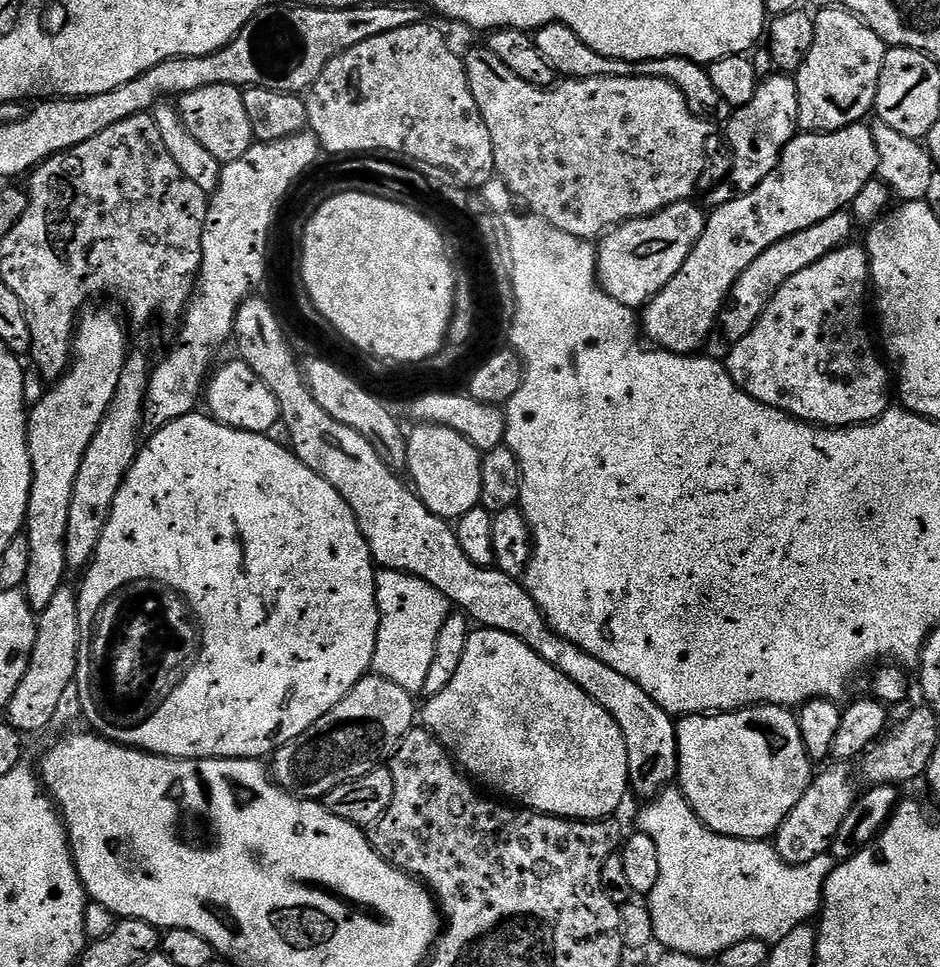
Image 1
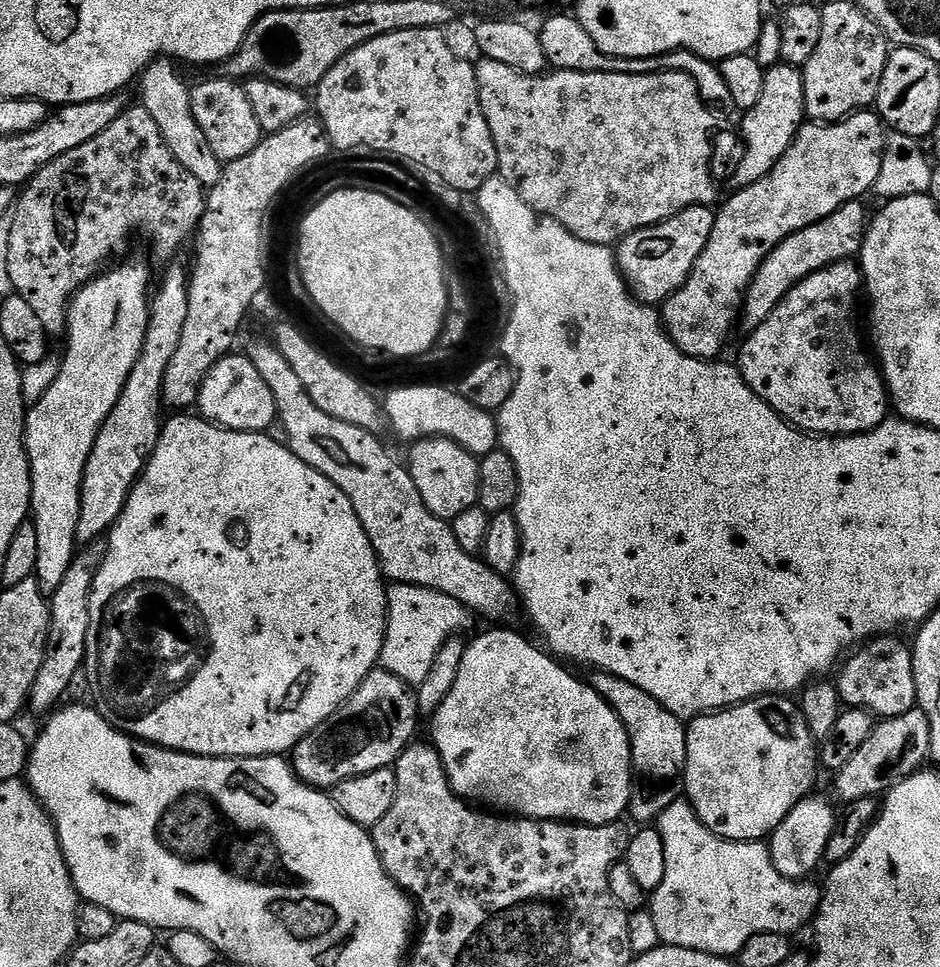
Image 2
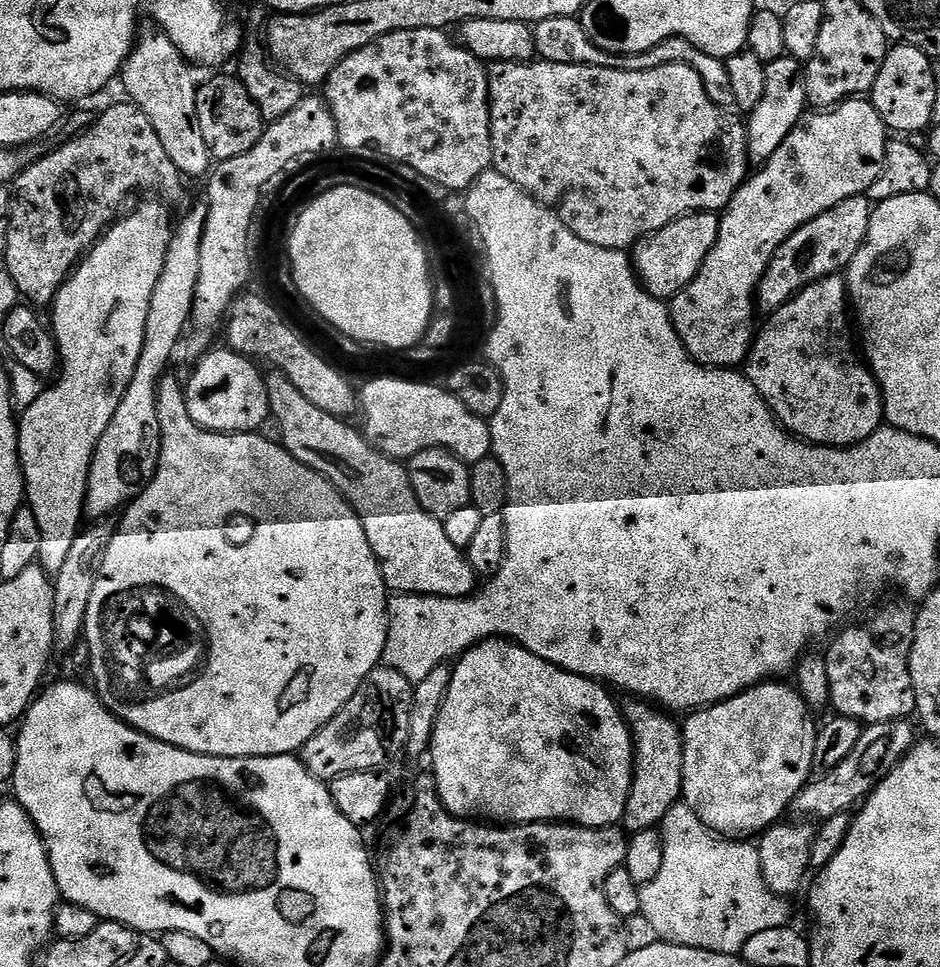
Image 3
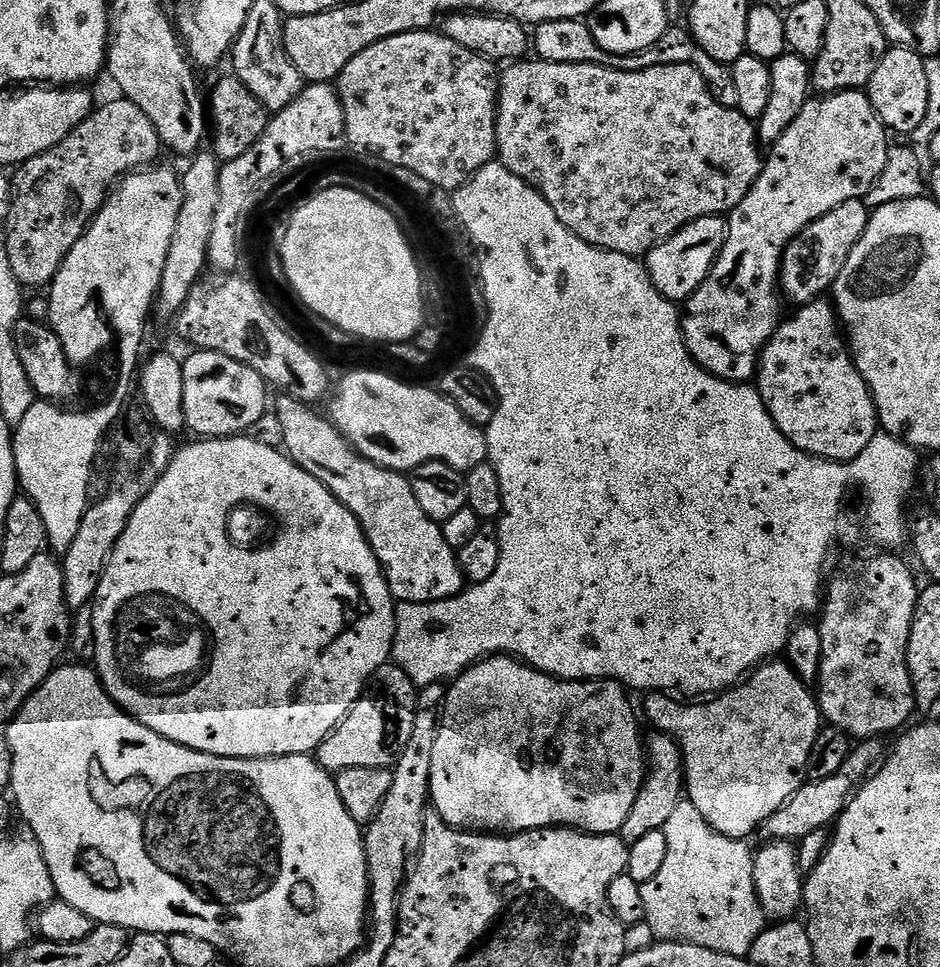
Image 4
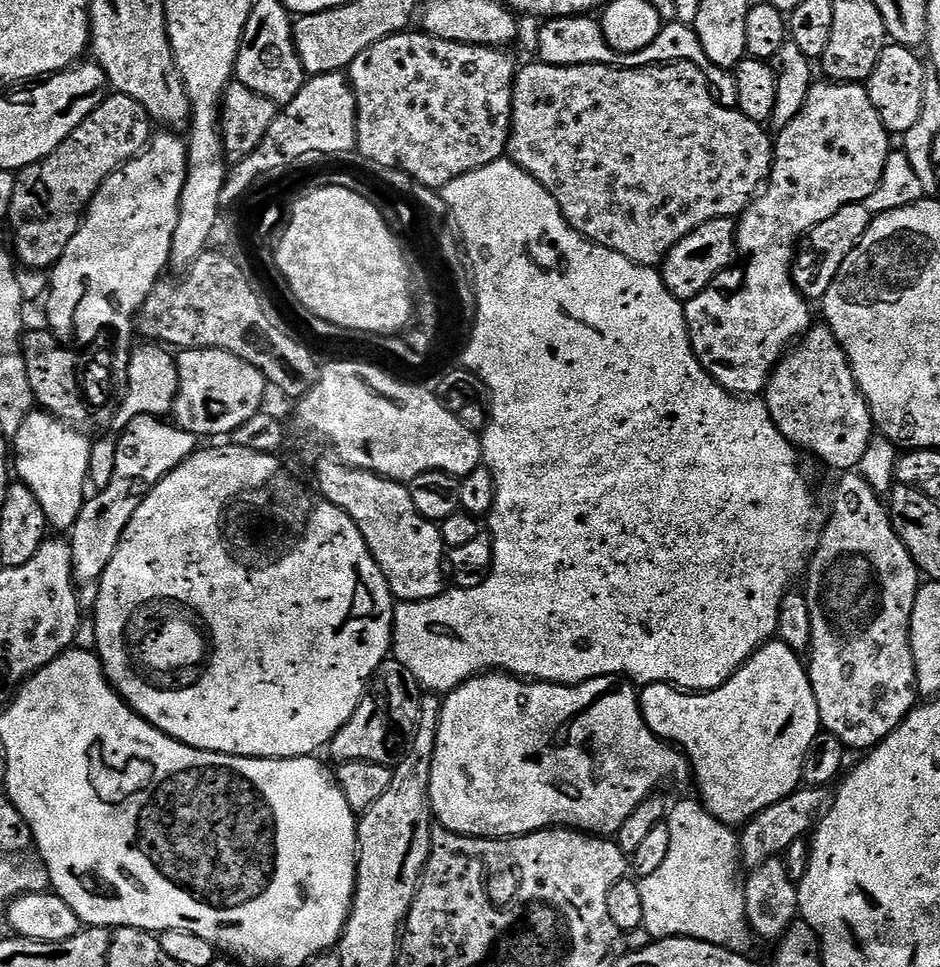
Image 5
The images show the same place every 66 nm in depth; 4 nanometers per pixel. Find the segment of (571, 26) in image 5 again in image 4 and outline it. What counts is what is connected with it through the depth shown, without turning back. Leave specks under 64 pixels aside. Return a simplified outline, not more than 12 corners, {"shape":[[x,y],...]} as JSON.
{"shape":[[584,20],[534,28],[534,52],[559,64],[637,72],[689,64],[723,108],[738,106],[731,67],[687,27],[644,52],[615,56]]}

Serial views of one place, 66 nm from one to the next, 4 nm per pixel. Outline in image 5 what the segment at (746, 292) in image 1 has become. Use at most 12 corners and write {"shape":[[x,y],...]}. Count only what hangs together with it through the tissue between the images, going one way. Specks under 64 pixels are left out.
{"shape":[[842,206],[796,245],[792,281],[823,301],[874,216]]}

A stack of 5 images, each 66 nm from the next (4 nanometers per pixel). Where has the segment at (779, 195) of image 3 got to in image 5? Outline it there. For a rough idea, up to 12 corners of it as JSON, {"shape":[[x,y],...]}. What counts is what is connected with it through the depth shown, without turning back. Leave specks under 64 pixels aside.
{"shape":[[813,83],[735,263],[684,304],[693,354],[759,397],[813,327],[796,245],[890,153],[863,83]]}

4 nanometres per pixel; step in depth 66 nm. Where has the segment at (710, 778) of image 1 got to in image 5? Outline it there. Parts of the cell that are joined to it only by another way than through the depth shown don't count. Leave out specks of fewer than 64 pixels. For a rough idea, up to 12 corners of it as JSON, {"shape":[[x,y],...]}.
{"shape":[[773,638],[725,684],[639,689],[704,808],[743,826],[801,787],[822,731]]}

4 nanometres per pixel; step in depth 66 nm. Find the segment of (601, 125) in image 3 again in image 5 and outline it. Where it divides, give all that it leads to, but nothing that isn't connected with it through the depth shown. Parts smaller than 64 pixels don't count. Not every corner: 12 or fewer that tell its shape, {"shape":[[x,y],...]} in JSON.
{"shape":[[523,65],[506,156],[656,268],[773,137],[698,66]]}

